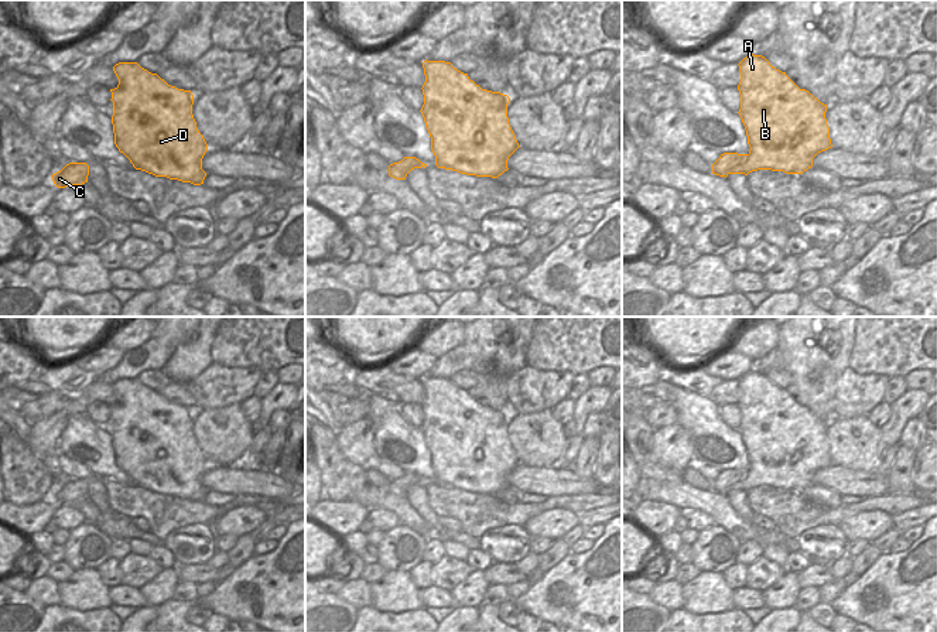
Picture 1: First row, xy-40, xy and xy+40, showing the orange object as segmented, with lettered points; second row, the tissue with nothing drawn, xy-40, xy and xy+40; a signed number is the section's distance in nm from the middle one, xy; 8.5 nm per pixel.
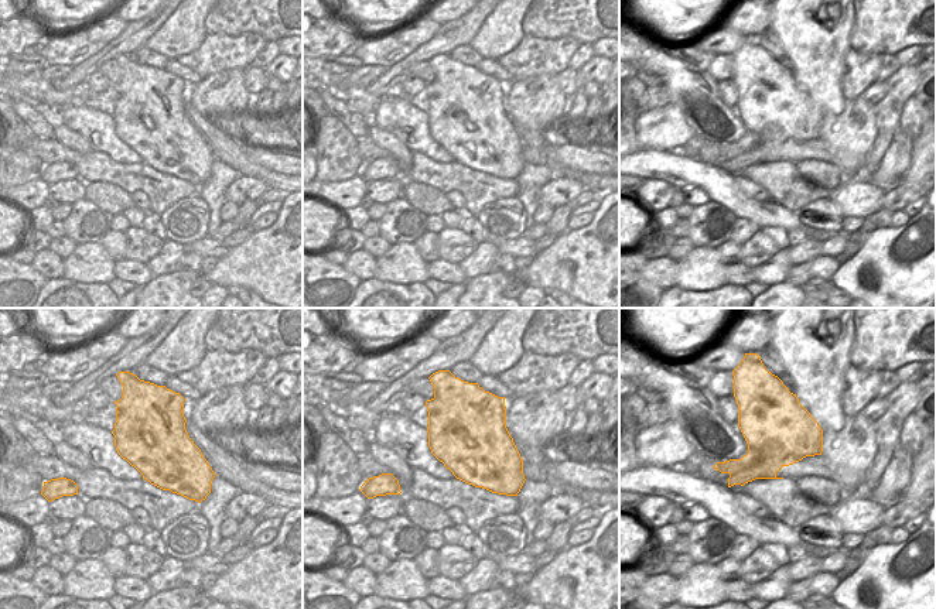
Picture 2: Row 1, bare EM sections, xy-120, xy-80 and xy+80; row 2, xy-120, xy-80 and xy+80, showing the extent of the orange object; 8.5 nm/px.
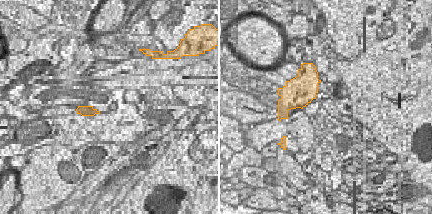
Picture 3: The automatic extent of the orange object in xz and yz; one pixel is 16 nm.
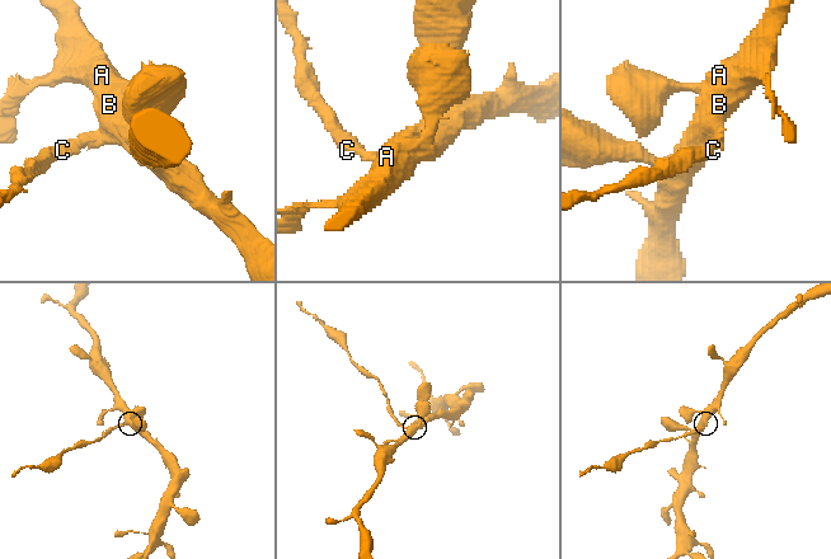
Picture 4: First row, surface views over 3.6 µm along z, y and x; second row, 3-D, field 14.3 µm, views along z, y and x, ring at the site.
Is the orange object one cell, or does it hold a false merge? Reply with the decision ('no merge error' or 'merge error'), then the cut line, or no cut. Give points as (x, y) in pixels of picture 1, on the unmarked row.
merge error | xy+40 (749, 471), (727, 489)

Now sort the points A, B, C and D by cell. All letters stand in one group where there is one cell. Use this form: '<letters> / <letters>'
A B D / C

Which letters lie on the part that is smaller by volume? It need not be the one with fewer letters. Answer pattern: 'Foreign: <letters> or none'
Foreign: C

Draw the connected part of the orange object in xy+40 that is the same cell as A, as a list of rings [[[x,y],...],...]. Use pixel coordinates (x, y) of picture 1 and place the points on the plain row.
[[[748,372],[739,380],[739,433],[750,464],[748,476],[728,491],[758,486],[803,491],[813,475],[832,464],[827,421],[800,406],[762,372]]]

